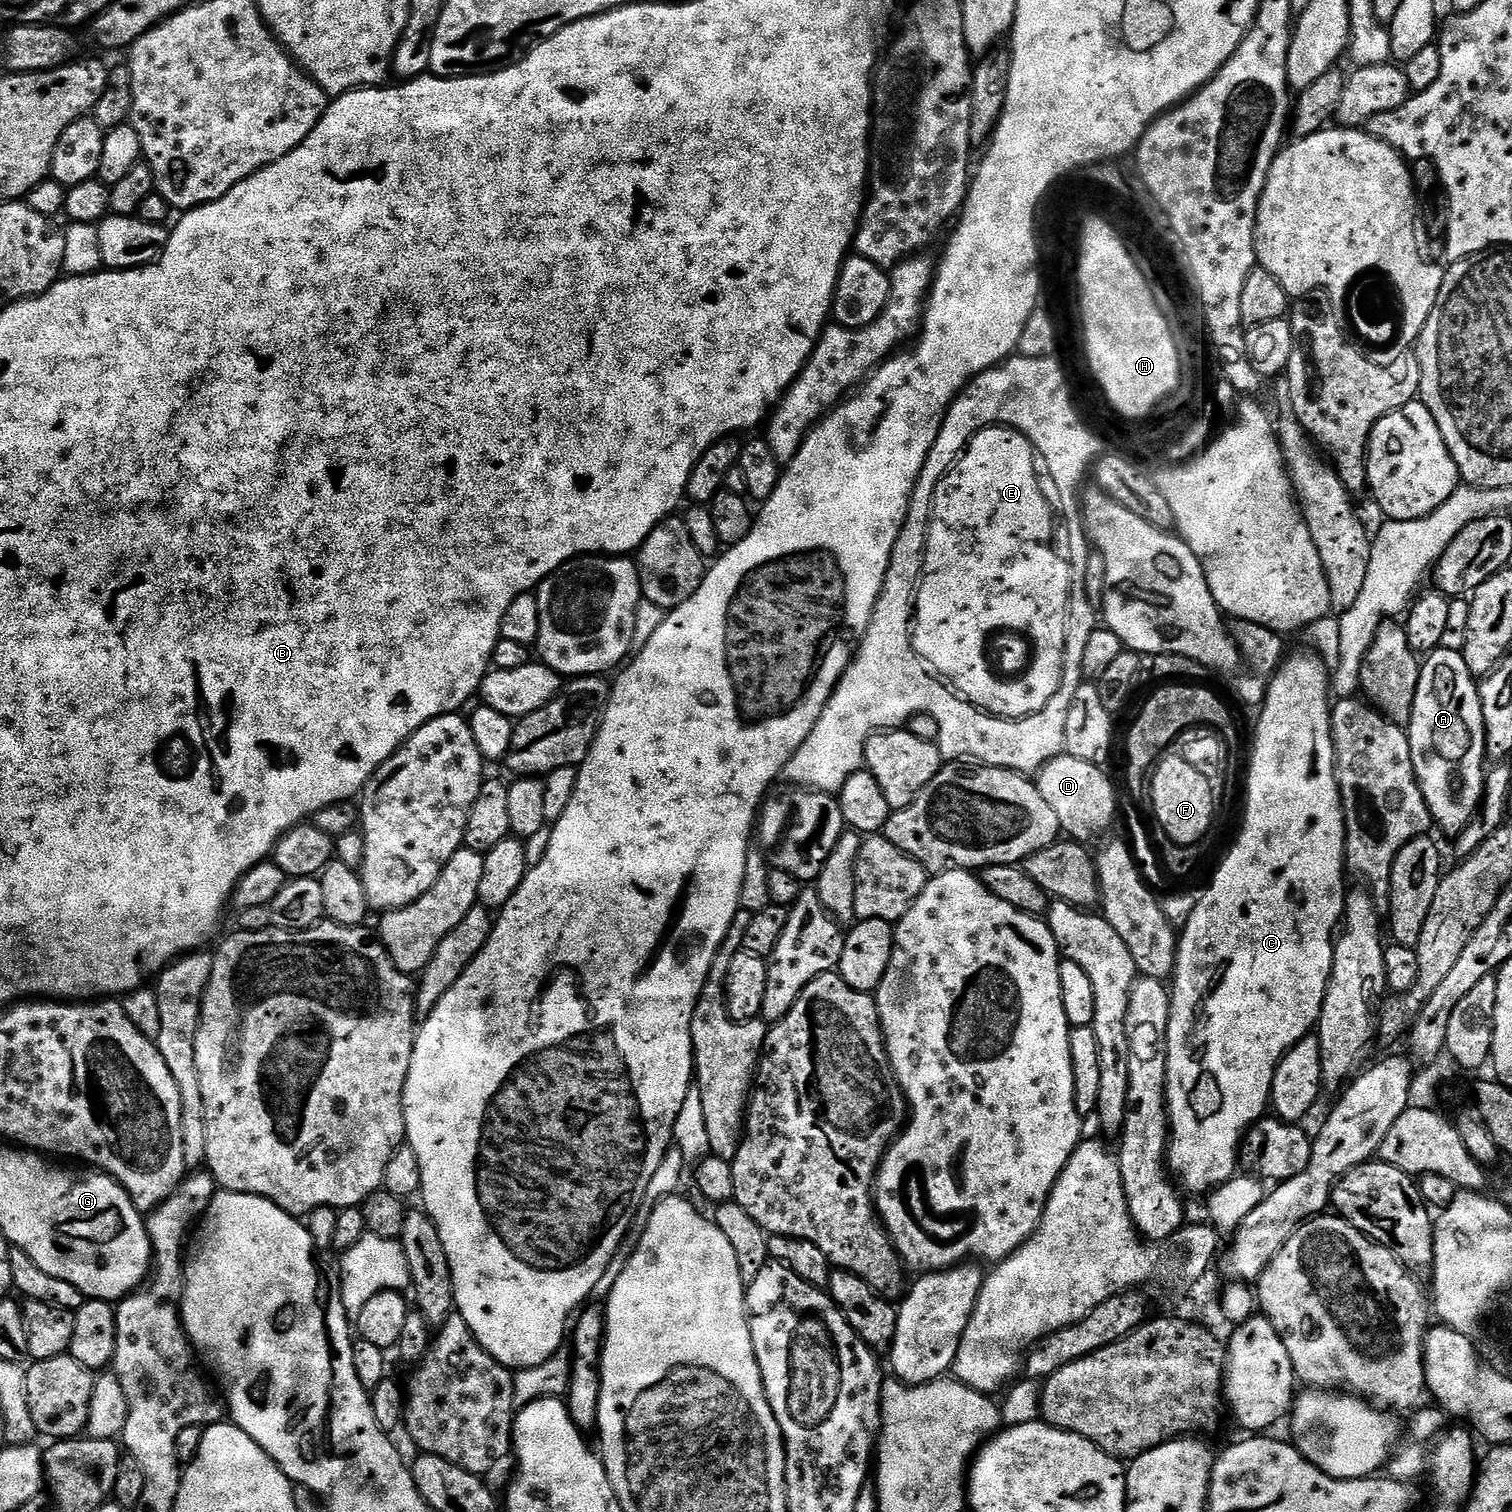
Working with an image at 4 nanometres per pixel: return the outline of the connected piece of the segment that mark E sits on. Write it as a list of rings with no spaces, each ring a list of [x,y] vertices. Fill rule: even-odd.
[[[997,426],[987,428],[984,436],[975,436],[963,456],[956,461],[938,482],[936,497],[932,503],[932,521],[928,524],[928,541],[924,551],[924,573],[920,575],[920,586],[916,590],[916,603],[914,605],[914,619],[910,625],[912,645],[917,656],[921,660],[932,660],[940,672],[948,672],[947,683],[959,695],[963,696],[969,704],[977,708],[984,704],[984,710],[988,718],[996,718],[1000,722],[1025,722],[1032,717],[1040,716],[1044,709],[1048,708],[1052,700],[1060,695],[1060,689],[1064,686],[1064,677],[1068,668],[1068,624],[1071,623],[1072,599],[1074,599],[1074,578],[1070,578],[1070,530],[1064,520],[1064,512],[1060,509],[1058,490],[1051,482],[1042,481],[1036,477],[1038,472],[1038,460],[1034,455],[1032,443],[1021,432],[1014,428]],[[992,628],[1005,628],[1010,634],[1016,632],[1025,636],[1027,643],[1036,652],[1036,664],[1032,664],[1032,672],[1024,676],[1024,680],[1016,680],[1016,684],[1000,684],[1000,680],[992,680],[992,672],[988,672],[988,664],[984,664],[984,636],[992,632]]]

